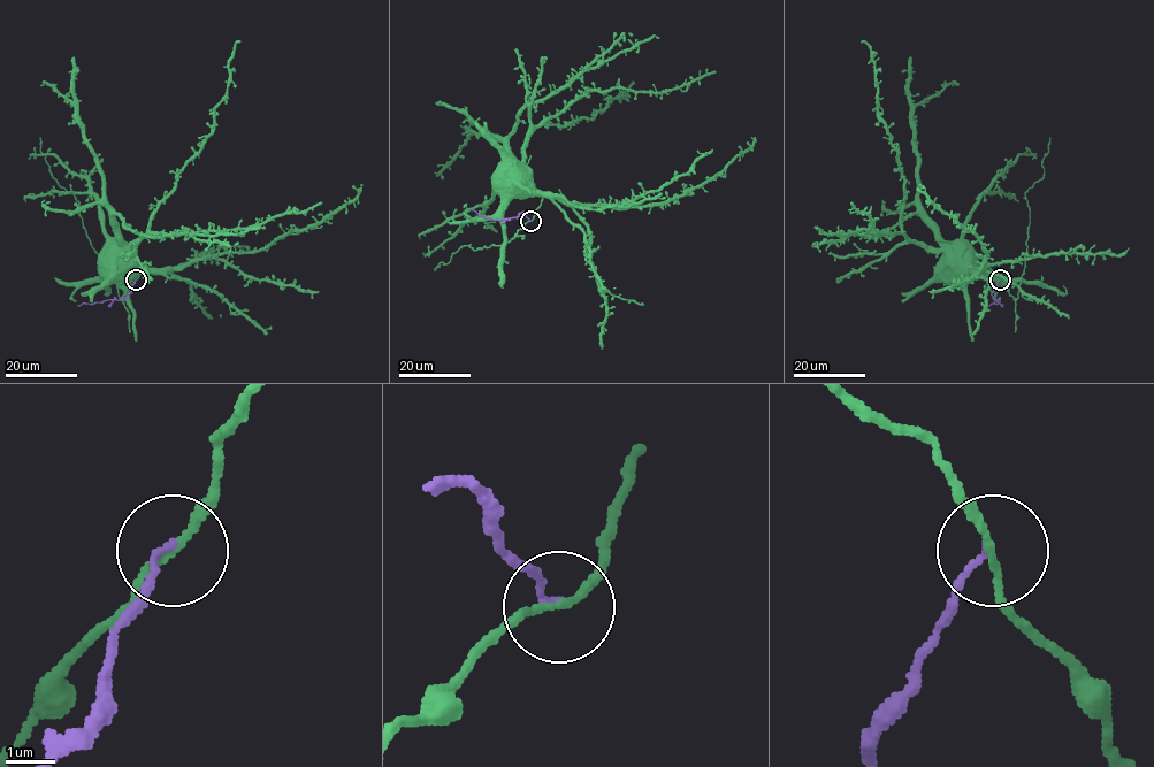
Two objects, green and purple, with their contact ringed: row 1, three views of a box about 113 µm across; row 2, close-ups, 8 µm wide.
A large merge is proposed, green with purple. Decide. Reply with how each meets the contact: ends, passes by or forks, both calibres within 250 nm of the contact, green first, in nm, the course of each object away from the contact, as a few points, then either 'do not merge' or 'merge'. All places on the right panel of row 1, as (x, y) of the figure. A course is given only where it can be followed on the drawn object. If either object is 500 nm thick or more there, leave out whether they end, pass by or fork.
green passes by; purple ends; calibres 140 and 120 nm; course green (1000, 280), (1017, 298), (1022, 278), (990, 278), (970, 252), (927, 252), (903, 232), (903, 175), (861, 41); course purple (1000, 280), (991, 292), (999, 300), (988, 306); do not merge

